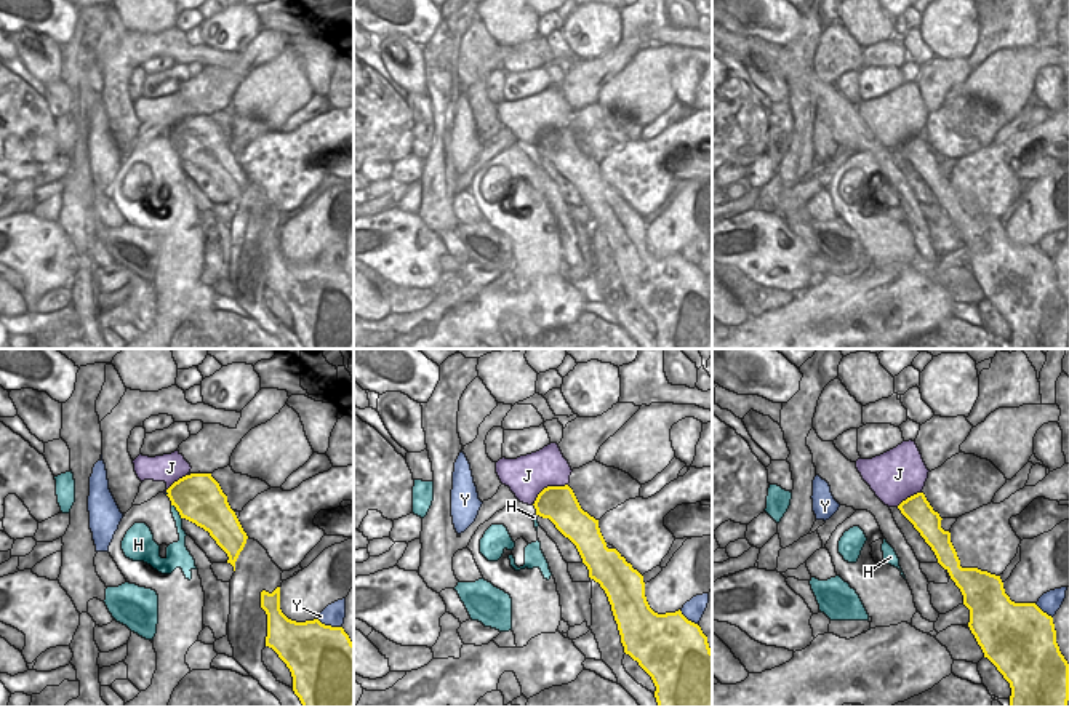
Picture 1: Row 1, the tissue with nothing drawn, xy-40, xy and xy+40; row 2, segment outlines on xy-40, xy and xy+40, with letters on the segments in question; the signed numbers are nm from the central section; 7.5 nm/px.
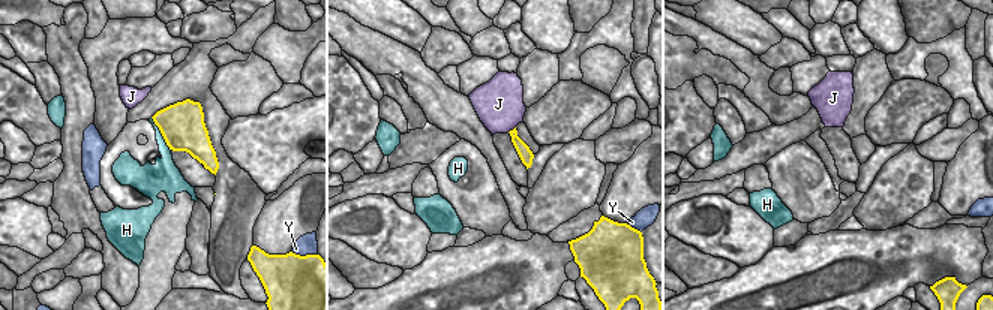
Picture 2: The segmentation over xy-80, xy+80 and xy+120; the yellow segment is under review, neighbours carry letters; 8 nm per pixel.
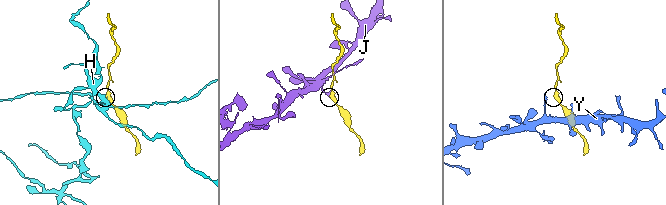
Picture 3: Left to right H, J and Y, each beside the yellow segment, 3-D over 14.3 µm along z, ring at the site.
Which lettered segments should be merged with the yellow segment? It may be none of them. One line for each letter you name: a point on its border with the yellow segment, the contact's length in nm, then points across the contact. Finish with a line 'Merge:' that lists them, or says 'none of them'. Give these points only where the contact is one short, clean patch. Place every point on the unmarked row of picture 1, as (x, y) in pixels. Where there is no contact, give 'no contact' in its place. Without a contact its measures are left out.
Merge: none of them

